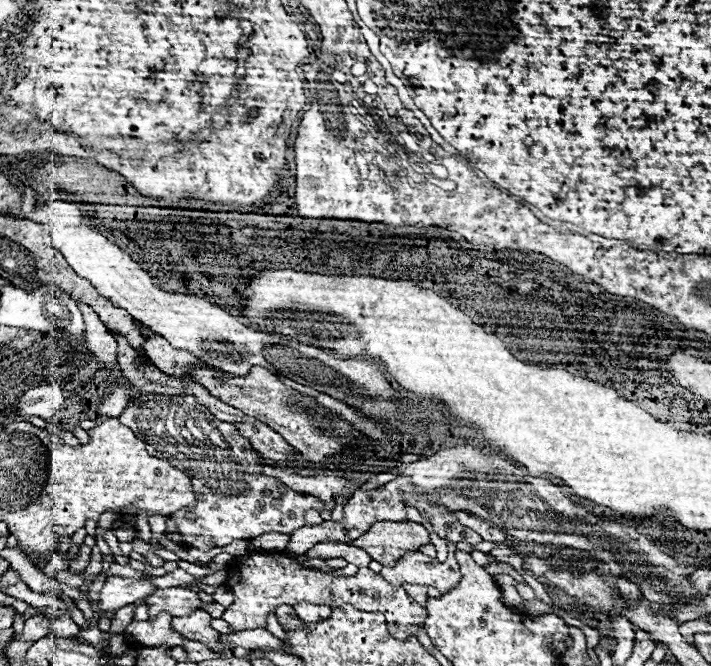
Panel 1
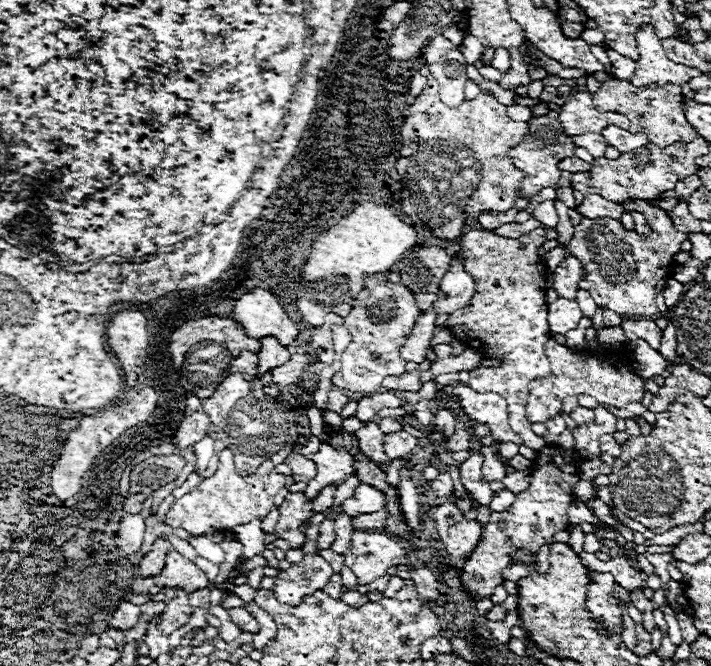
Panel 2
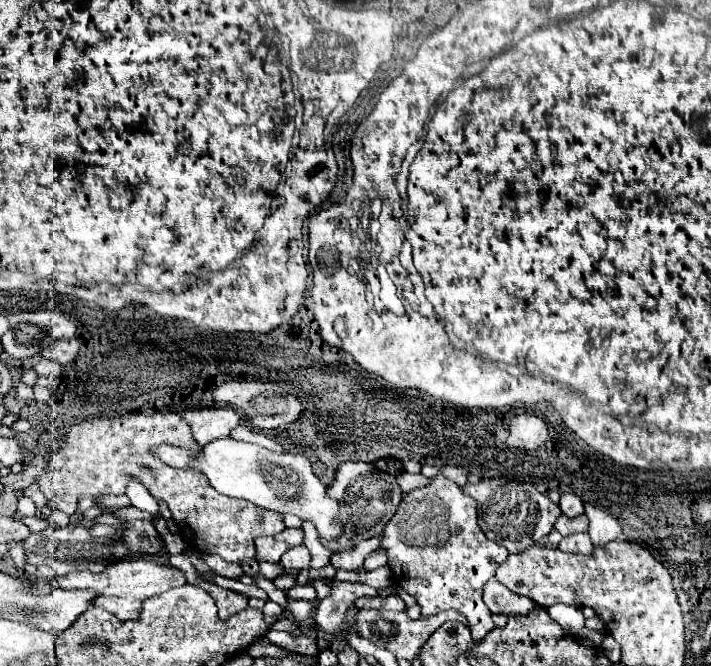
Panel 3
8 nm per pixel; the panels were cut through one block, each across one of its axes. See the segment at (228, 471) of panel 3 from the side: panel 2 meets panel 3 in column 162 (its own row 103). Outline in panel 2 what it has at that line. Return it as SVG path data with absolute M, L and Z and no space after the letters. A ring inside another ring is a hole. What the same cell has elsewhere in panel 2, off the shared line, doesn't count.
M458 48L450 50L446 56L440 58L440 62L430 64L430 72L436 74L440 100L446 106L460 106L464 102L464 84L468 80L462 52Z

